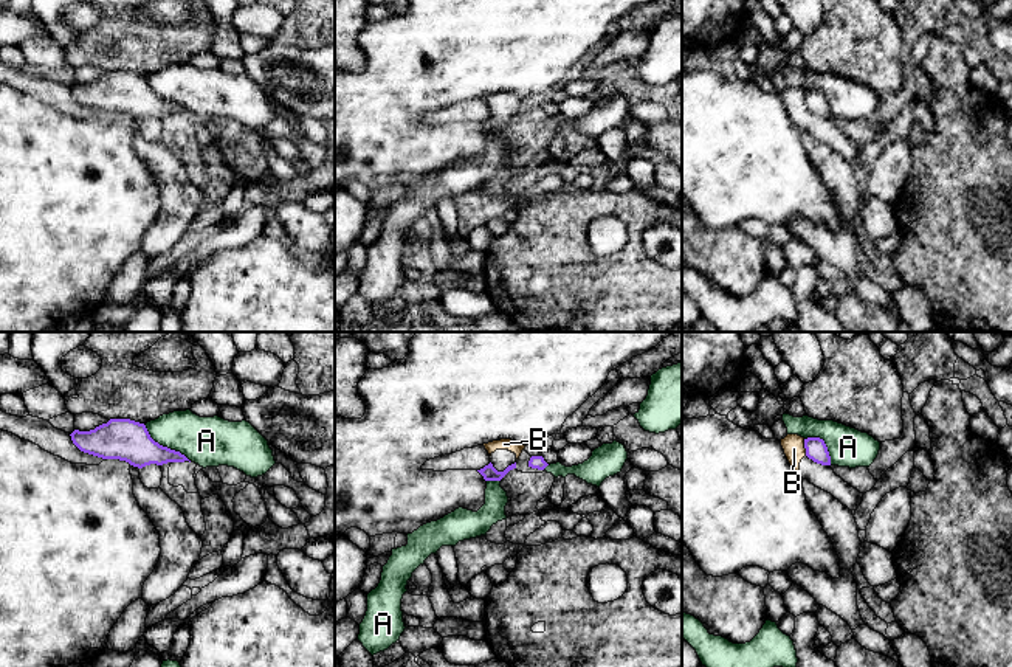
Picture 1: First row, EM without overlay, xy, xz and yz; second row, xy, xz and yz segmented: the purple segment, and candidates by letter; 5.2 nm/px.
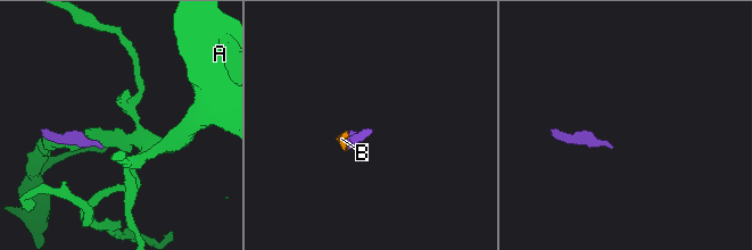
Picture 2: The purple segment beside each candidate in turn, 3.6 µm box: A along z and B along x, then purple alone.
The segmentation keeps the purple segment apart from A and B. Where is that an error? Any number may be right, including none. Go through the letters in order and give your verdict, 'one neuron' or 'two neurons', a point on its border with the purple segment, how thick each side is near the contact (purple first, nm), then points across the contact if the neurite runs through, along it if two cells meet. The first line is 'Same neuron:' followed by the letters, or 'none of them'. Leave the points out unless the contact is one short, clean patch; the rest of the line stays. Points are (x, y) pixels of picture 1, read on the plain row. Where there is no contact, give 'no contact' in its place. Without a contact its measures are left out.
Same neuron: none of them
A: two neurons; contact xy (165, 100); calibres 220 and 260 nm
B: two neurons; contact yz (805, 100); calibres 110 and 110 nm; border yz (803, 92), (806, 107)

